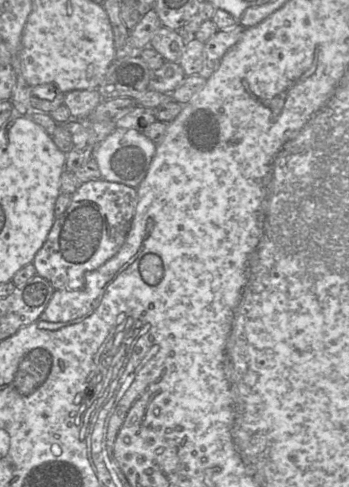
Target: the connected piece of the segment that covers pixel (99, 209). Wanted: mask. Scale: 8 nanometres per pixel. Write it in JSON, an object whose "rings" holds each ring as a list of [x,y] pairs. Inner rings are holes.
{"rings":[[[104,179],[82,183],[71,195],[66,211],[56,217],[44,244],[33,259],[37,274],[50,281],[55,290],[81,289],[85,284],[86,275],[112,259],[124,245],[133,224],[138,201],[137,187]]]}

